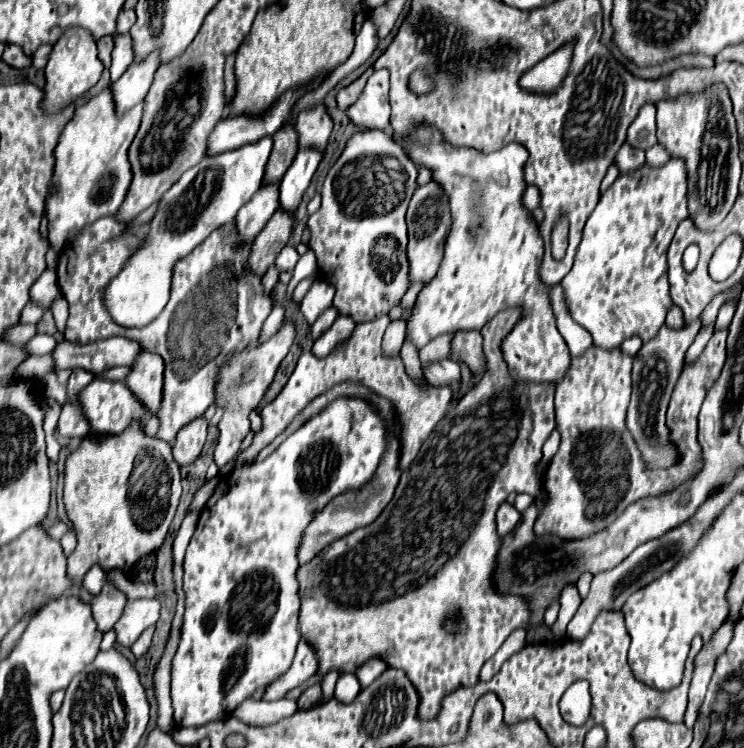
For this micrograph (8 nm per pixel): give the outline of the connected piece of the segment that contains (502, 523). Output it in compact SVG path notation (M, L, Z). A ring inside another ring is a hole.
M502 503L498 507L498 513L496 513L496 523L498 523L498 535L504 537L508 531L512 531L512 527L518 523L520 519L520 513L516 511L514 505L510 503Z

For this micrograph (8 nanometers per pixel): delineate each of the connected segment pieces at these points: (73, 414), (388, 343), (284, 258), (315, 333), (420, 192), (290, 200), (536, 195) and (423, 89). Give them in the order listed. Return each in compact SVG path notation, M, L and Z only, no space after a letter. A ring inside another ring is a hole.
M64 403L62 413L60 413L60 421L58 421L58 433L62 437L86 437L90 433L88 421L84 419L80 407L76 407L76 403Z
M392 321L384 333L384 341L382 341L382 349L384 349L384 355L392 357L392 355L400 355L400 349L402 349L402 343L404 343L404 321Z
M286 245L286 247L278 253L278 257L276 257L276 267L278 267L280 271L292 271L292 269L296 267L298 257L300 257L300 255L296 253L296 249L290 247L290 245Z
M336 307L326 309L326 311L316 319L316 323L312 325L312 339L318 339L326 329L330 329L330 325L334 323L334 319L336 319L336 317L338 317Z
M428 183L424 187L418 187L414 191L414 197L410 201L408 213L406 213L406 223L408 223L408 261L410 261L410 285L414 283L428 283L440 265L442 253L444 253L444 241L448 237L452 219L450 219L450 207L448 207L448 197L436 183Z
M300 149L294 157L292 165L288 167L284 179L280 181L280 209L292 213L298 209L304 191L310 185L312 175L318 169L322 153L314 149Z
M528 185L526 191L524 191L524 205L534 211L540 207L540 191L534 187L534 185Z
M416 71L410 77L410 89L416 93L428 93L432 89L432 79L424 71Z

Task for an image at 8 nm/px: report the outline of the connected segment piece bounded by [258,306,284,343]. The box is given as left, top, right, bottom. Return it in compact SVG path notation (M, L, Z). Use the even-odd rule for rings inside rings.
M282 306L274 307L266 321L263 323L258 343L263 343L273 336L280 328L283 319L284 308Z

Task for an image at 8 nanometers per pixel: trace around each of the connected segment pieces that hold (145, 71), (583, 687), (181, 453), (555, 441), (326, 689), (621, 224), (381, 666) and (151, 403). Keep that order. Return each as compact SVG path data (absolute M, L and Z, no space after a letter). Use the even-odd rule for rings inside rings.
M150 55L150 59L144 59L140 63L132 63L126 69L126 73L110 85L114 103L116 103L116 111L120 115L144 99L158 67L160 67L158 55Z
M585 680L573 683L559 702L560 713L570 725L582 725L590 716L591 706L589 683Z
M202 415L180 429L174 441L174 459L178 461L178 465L188 465L200 455L206 441L206 431L208 421Z
M553 431L550 437L548 437L548 441L544 443L544 457L542 457L542 461L544 461L544 463L550 463L550 461L552 461L552 457L556 455L559 445L560 433L558 431Z
M331 671L323 678L324 680L321 683L323 692L322 703L325 703L333 698L335 685L340 673L342 673L342 671Z
M670 159L658 169L644 165L628 175L620 175L616 183L600 197L596 209L586 221L574 267L560 283L572 319L592 335L596 347L614 349L624 339L634 335L648 343L664 325L666 313L672 307L672 299L668 295L666 253L676 227L686 217L686 171L684 161L680 159Z
M372 657L366 663L362 663L362 667L356 671L356 677L358 677L362 689L368 687L384 669L388 669L388 665L380 657Z
M140 353L132 371L128 375L130 391L140 399L140 403L152 413L158 415L162 405L162 389L164 389L164 361L156 353Z

